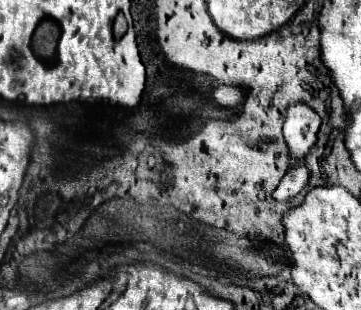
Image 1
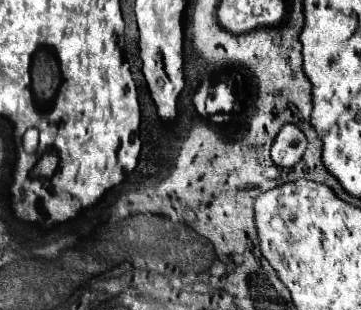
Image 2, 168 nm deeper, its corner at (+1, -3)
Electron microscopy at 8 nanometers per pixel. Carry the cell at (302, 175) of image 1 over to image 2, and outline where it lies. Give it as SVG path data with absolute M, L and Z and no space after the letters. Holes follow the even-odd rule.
M285 123L271 147L271 159L283 169L297 165L307 149L307 137L295 123Z

